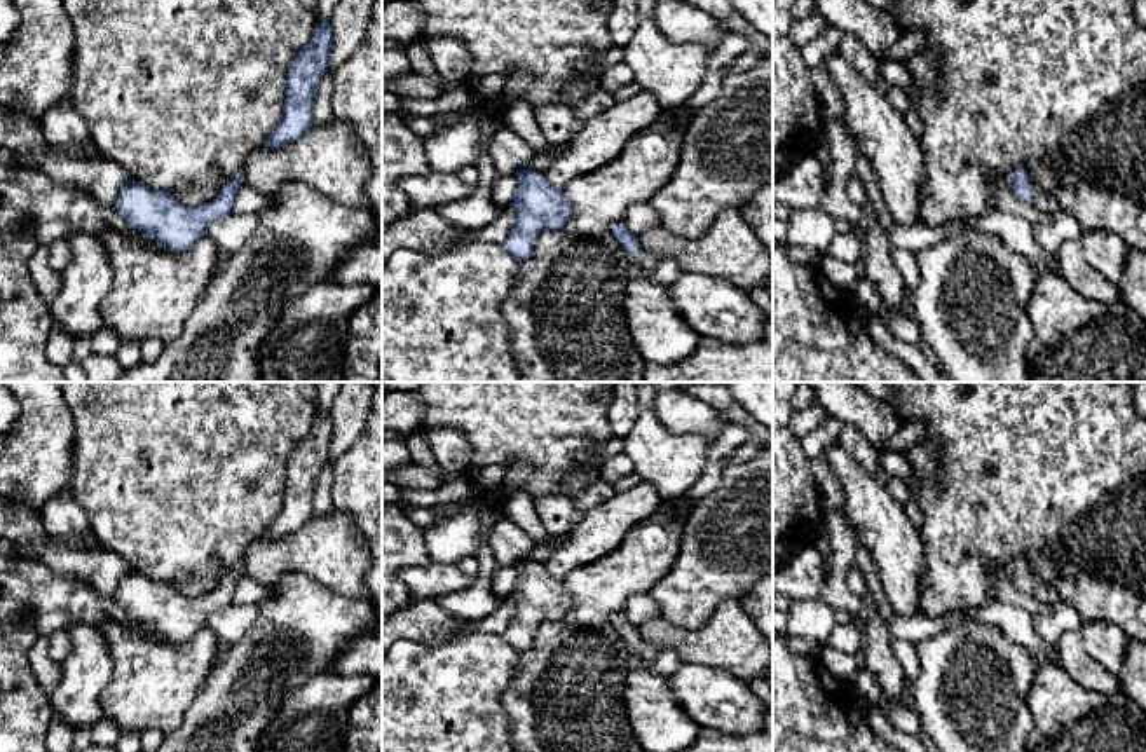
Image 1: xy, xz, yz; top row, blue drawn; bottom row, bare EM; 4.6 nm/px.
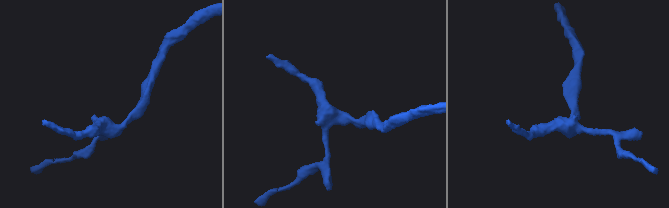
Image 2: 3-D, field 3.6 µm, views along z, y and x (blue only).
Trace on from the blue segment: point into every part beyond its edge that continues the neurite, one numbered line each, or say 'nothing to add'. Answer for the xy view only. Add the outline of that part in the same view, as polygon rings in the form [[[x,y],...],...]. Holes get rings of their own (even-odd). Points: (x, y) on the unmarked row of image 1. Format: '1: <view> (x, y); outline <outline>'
nothing to add

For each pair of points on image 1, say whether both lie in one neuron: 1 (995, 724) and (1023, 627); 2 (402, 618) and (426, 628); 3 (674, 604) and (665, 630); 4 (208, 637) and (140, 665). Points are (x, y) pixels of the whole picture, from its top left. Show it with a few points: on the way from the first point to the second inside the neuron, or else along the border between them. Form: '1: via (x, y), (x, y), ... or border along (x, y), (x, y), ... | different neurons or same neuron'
1: border along (982, 622), (1000, 627), (1028, 649) | different neurons
2: via (407, 622), (421, 623) | same neuron
3: border along (660, 615), (689, 628), (700, 628), (709, 620) | different neurons
4: via (190, 655), (180, 665), (157, 665) | same neuron

